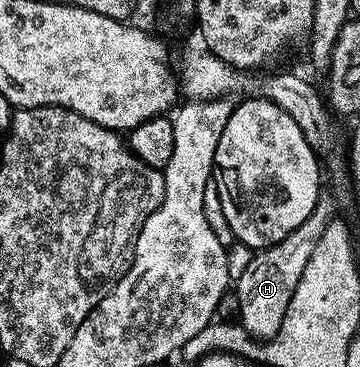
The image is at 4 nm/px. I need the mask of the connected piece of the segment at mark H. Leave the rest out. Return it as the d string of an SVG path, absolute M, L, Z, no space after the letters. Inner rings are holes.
M326 192L319 193L312 214L280 242L257 251L248 266L244 268L242 276L234 282L240 314L238 322L254 339L269 340L279 332L280 325L287 314L288 303L292 300L292 294L295 293L296 285L300 282L304 267L308 264L312 251L316 250L316 243L324 234L324 227L335 217L335 214L333 198Z

